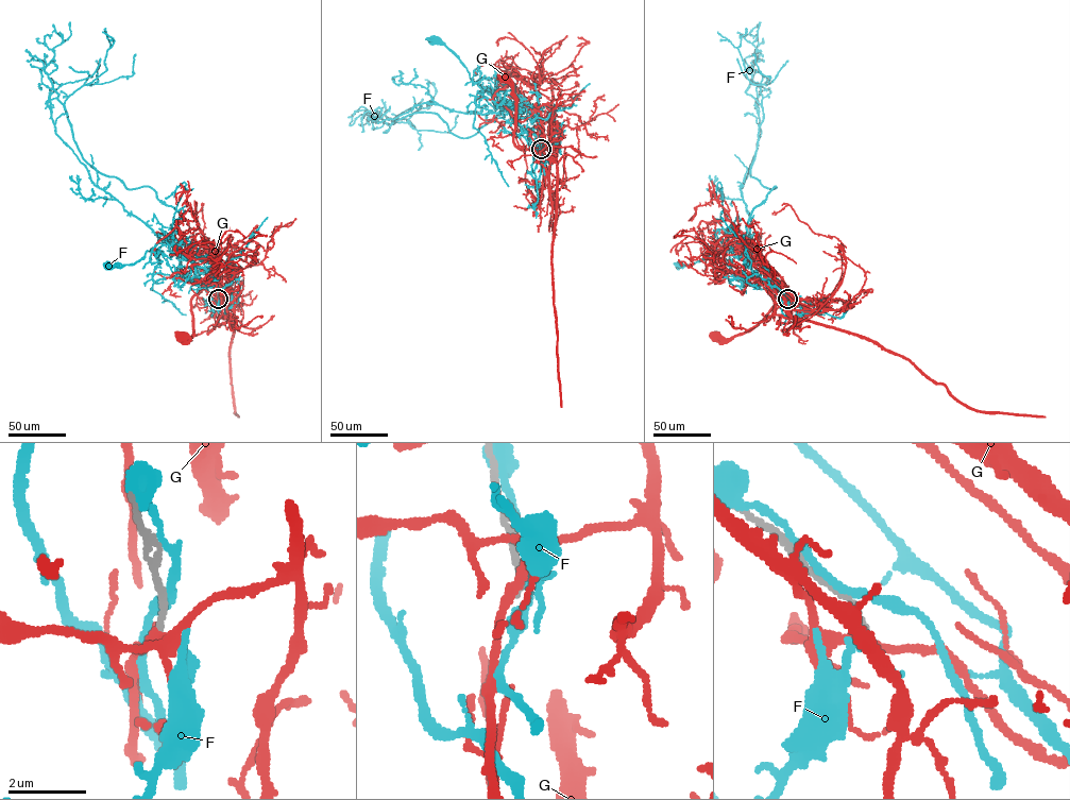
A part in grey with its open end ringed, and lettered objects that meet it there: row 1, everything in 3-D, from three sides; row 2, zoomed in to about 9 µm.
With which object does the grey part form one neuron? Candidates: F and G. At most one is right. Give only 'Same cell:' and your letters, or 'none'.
Same cell: none

